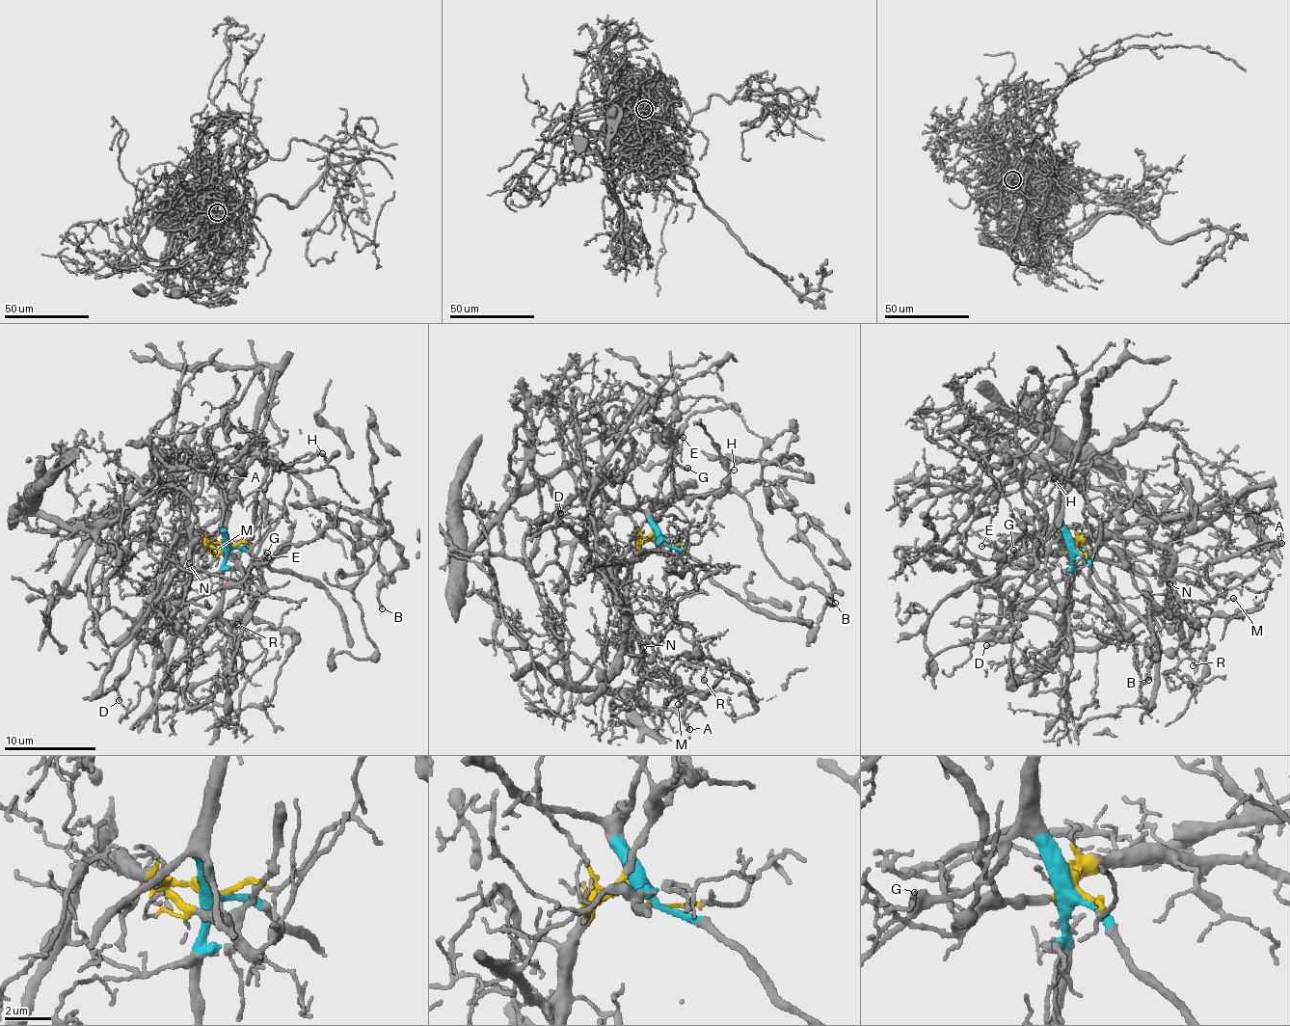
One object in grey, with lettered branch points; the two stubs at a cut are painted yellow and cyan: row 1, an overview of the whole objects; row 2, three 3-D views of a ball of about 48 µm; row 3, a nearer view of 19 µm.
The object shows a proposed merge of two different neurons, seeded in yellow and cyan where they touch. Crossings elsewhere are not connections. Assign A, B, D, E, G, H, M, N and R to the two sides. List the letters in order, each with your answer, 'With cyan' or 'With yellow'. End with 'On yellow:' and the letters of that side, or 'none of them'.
A: With yellow
B: With cyan
D: With cyan
E: With yellow
G: With yellow
H: With yellow
M: With yellow
N: With yellow
R: With cyan
On yellow: A, E, G, H, M, N

